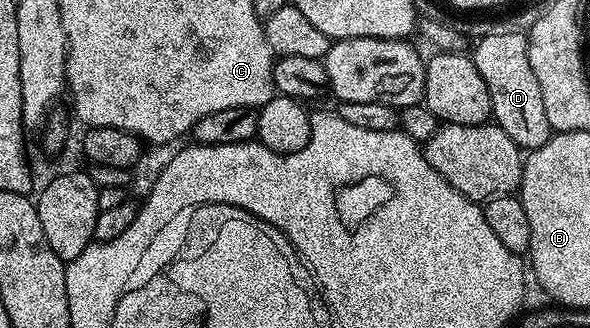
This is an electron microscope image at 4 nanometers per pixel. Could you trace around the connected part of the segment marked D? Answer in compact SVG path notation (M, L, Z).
M522 32L520 33L487 33L475 45L475 53L473 52L473 60L477 71L481 71L481 79L485 79L485 87L489 87L489 99L491 100L491 115L494 124L501 127L501 131L505 131L505 135L509 135L509 139L513 139L513 143L519 145L520 150L530 151L541 147L553 135L551 124L549 123L549 115L545 115L545 103L541 99L541 86L537 84L537 75L533 75L533 66L529 63L529 51L527 50L527 38Z

